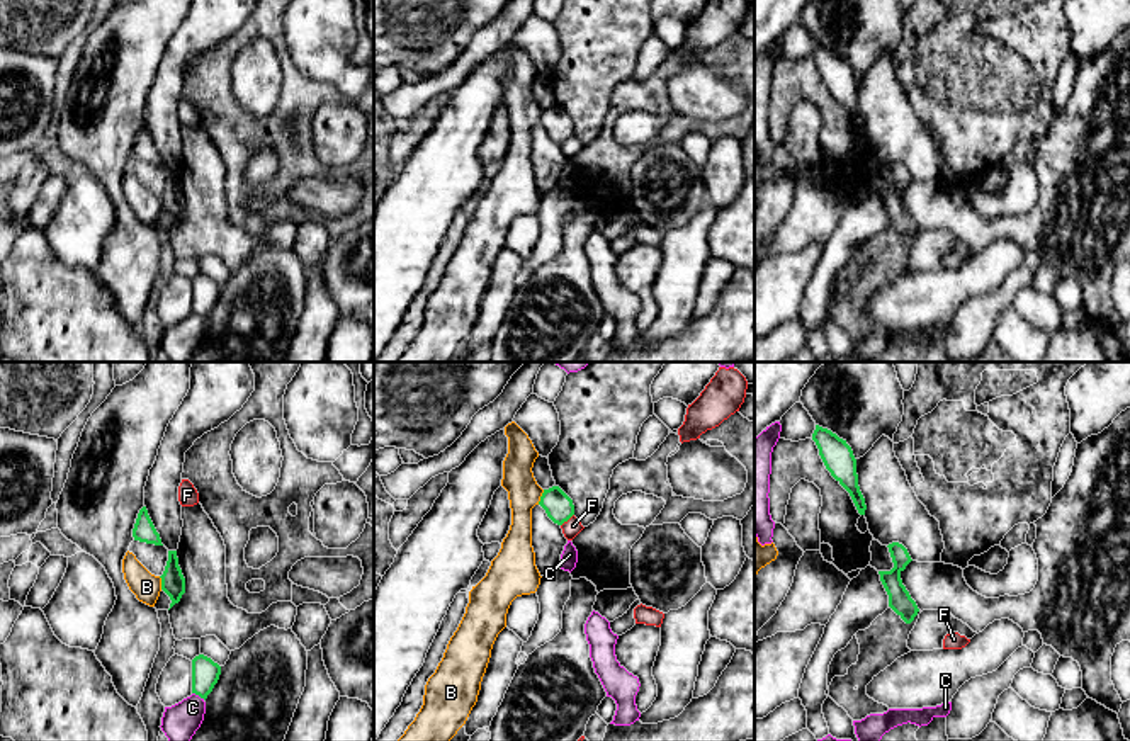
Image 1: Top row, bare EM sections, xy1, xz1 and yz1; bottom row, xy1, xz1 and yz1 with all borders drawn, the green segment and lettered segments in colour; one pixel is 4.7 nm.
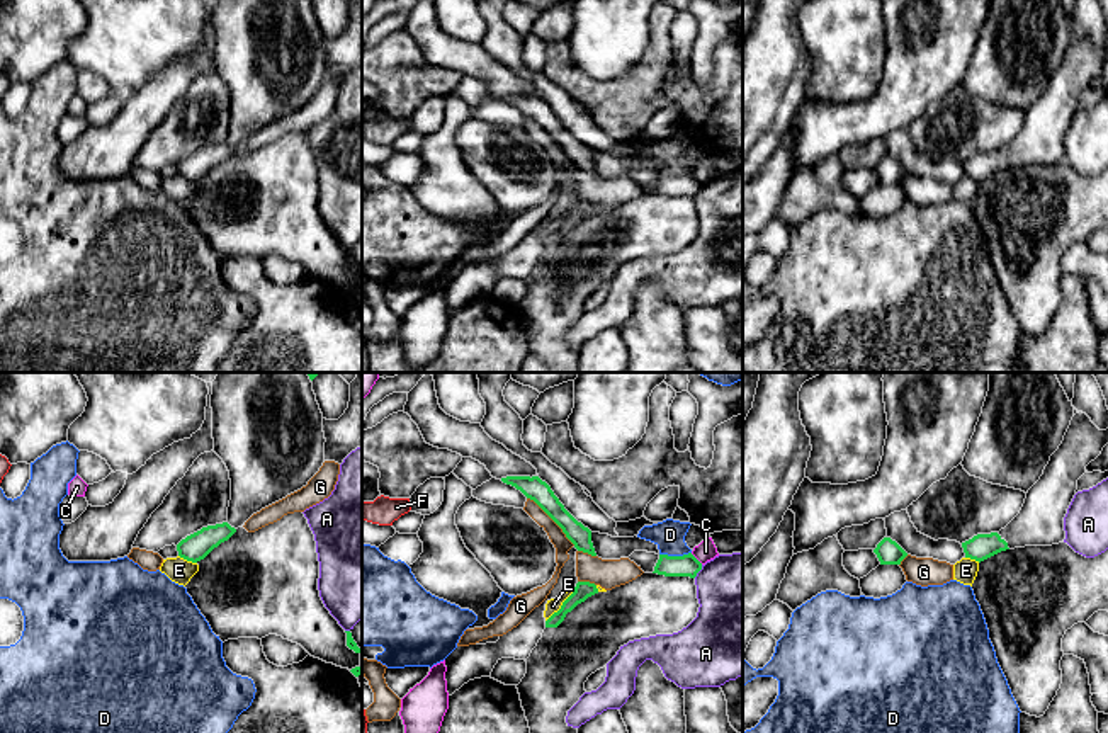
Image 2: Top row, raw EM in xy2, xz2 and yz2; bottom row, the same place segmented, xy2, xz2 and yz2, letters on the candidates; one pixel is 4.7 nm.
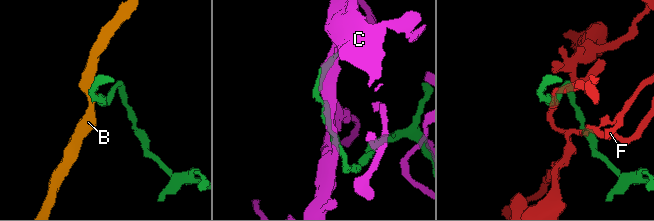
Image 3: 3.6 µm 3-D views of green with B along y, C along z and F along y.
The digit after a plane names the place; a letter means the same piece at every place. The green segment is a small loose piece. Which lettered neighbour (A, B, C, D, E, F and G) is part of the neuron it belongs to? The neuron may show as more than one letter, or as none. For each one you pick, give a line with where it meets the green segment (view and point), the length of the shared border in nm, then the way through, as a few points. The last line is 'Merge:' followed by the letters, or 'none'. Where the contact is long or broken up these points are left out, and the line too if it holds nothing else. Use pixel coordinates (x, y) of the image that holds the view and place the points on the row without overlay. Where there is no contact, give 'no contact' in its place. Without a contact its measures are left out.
Merge: none

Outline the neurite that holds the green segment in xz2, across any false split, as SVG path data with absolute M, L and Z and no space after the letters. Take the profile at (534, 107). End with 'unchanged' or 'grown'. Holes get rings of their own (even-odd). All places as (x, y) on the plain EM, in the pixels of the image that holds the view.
M506 95L501 97L501 100L515 105L527 117L534 119L562 148L578 170L596 175L591 150L564 128L546 100L539 95Z; unchanged

